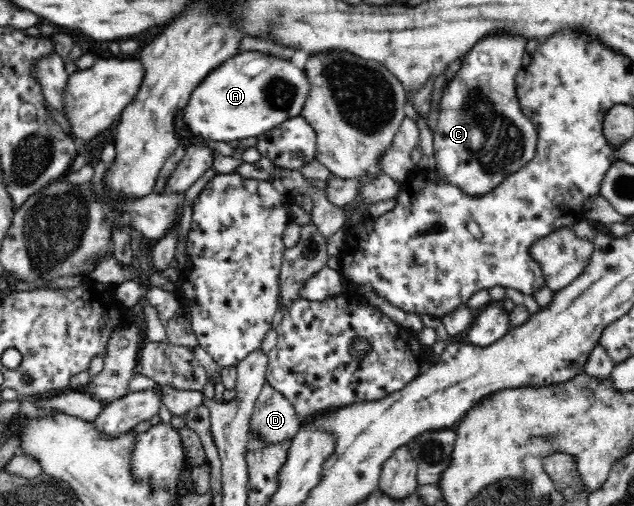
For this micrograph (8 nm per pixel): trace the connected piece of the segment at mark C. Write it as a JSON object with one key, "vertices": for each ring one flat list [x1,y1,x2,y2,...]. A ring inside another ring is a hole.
{"vertices":[[496,34,495,36,488,36,481,39,464,57,461,61,461,67,458,69,456,76,449,81,443,89,441,102,439,104,438,119,433,131,433,147,435,157,436,176,440,180,444,180,460,189,470,196,482,197,490,193,494,188,497,188,508,176,515,174,524,165,534,159,537,152,537,131,533,123,526,117,522,111,520,102,517,98,517,73,523,69,522,55,525,54,524,47,526,47,526,40,518,38,518,36,504,36,504,34]]}

